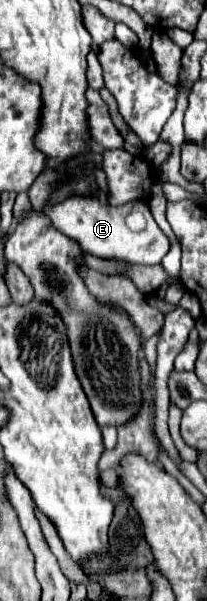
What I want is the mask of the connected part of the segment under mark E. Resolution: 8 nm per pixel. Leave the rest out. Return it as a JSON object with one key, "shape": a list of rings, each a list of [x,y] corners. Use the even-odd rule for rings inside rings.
{"shape":[[[69,194],[65,200],[49,204],[43,208],[45,216],[51,220],[51,224],[63,232],[67,238],[75,240],[81,250],[99,256],[99,258],[117,258],[133,264],[161,264],[163,256],[169,250],[169,238],[161,232],[157,222],[153,220],[149,208],[145,202],[135,202],[135,204],[125,204],[125,206],[105,206],[97,196],[83,196],[83,194]],[[129,212],[141,212],[147,220],[147,226],[141,232],[133,232],[127,228],[125,218]]]}

